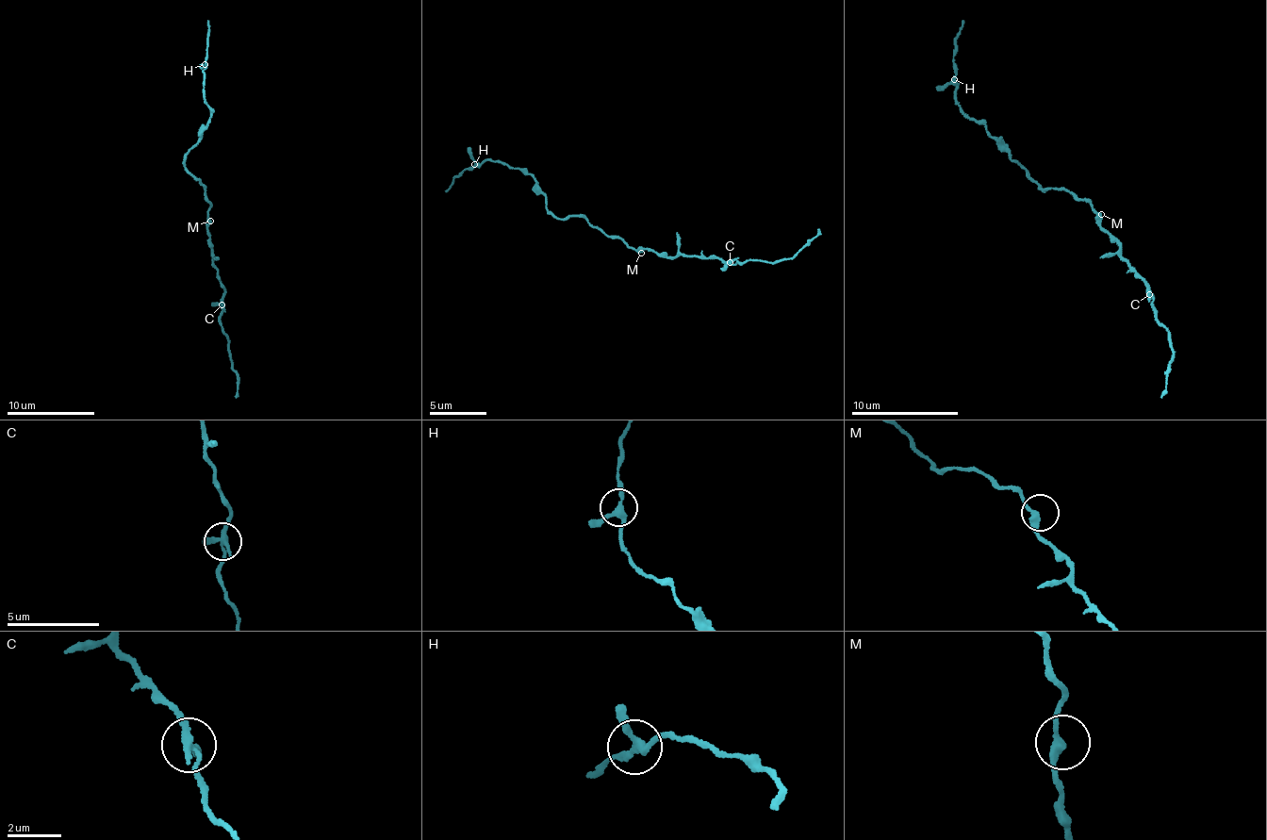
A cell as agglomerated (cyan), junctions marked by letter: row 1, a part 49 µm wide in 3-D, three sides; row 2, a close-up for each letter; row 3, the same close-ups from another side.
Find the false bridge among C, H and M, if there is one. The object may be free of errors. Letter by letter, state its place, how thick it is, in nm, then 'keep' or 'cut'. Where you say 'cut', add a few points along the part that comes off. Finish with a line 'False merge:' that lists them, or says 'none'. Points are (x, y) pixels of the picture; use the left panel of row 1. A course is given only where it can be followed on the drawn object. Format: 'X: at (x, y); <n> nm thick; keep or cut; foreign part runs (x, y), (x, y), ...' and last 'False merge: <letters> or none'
C: at (222, 304); 280 nm thick; cut; foreign part runs (221, 304), (220, 326), (228, 344), (238, 394), (235, 397)
H: at (205, 64); 240 nm thick; keep
M: at (210, 221); 280 nm thick; keep
False merge: C

